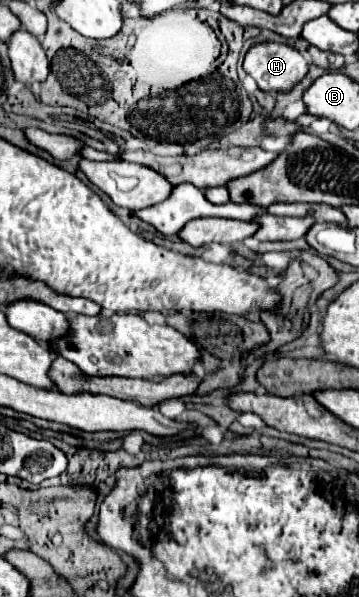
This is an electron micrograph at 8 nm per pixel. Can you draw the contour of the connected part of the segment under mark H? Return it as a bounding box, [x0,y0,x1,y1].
[244,42,308,92]

